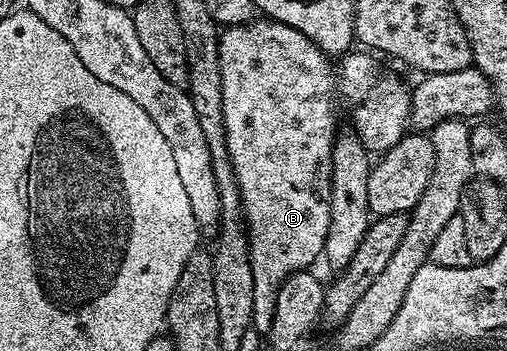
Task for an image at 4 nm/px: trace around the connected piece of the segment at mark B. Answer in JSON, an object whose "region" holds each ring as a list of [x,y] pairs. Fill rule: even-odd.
{"region":[[[255,20],[243,26],[228,26],[219,37],[220,79],[223,85],[224,128],[227,130],[228,156],[235,169],[239,192],[242,197],[245,223],[250,240],[250,259],[252,260],[252,327],[259,334],[269,335],[272,328],[272,316],[276,308],[276,296],[291,274],[305,271],[314,261],[323,257],[330,223],[330,157],[334,147],[334,66],[331,59],[308,36],[296,32],[283,22],[273,20]]]}

